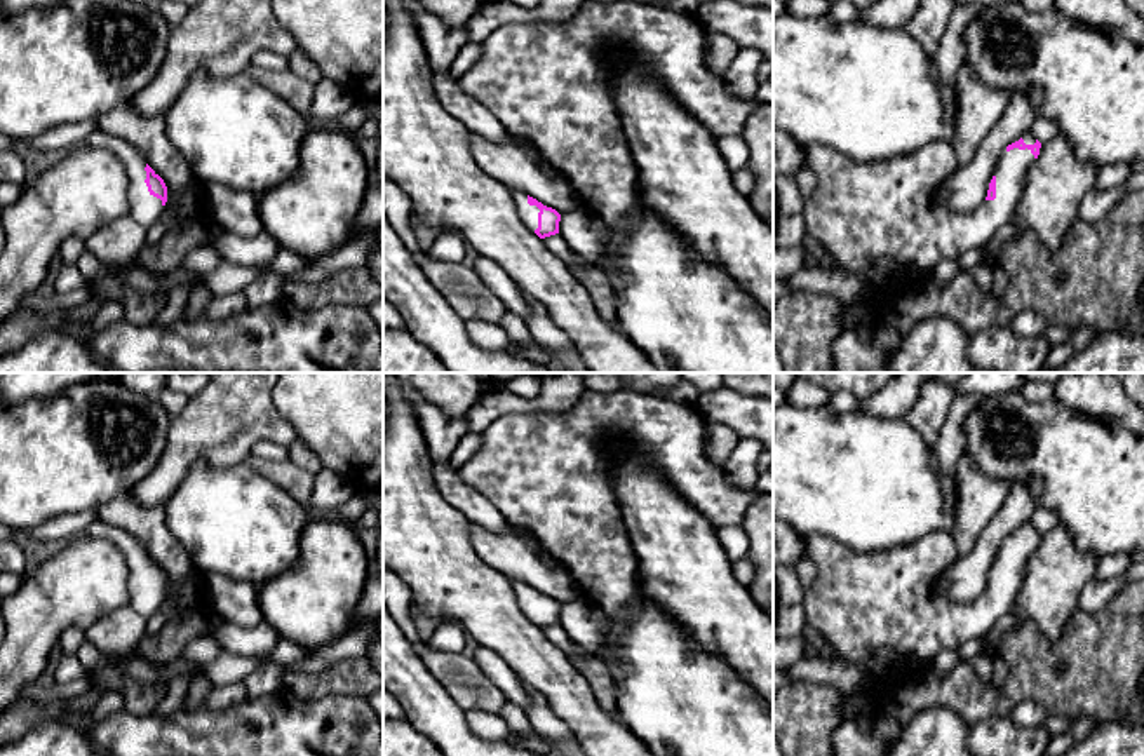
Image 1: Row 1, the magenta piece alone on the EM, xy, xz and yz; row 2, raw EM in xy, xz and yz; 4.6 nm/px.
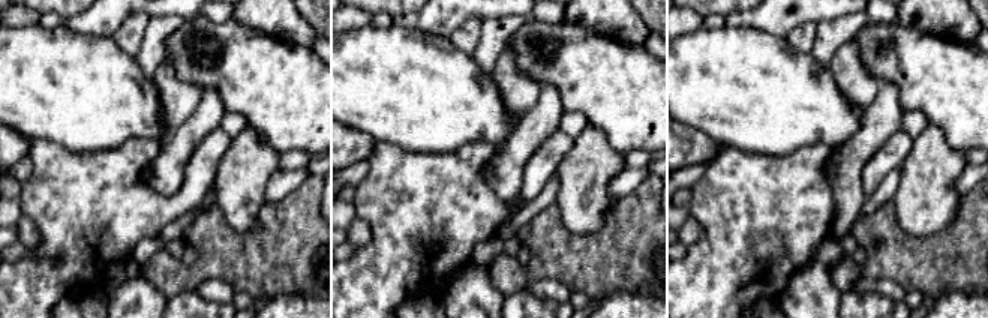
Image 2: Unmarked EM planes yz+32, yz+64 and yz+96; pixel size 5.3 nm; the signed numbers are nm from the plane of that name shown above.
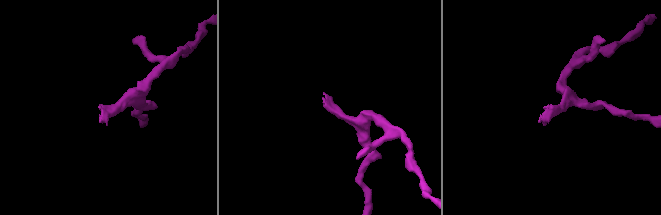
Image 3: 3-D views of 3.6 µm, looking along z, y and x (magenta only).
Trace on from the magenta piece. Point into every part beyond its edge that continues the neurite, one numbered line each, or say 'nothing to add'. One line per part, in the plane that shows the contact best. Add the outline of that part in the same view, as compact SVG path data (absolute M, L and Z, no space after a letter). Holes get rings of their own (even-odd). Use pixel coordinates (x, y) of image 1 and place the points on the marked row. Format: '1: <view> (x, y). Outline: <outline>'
1: yz (880, 220). Outline: M933 141L914 153L872 162L857 162L824 145L806 145L806 167L818 183L811 197L803 200L801 213L808 235L827 249L831 267L864 279L857 303L871 307L874 322L914 279L932 277L942 261L956 261L963 253L984 247L999 226L1015 219L1024 176L1033 162L1034 155L1027 148L1005 150L994 169L996 199L984 200L975 211L958 213L935 199L956 171L951 143Z

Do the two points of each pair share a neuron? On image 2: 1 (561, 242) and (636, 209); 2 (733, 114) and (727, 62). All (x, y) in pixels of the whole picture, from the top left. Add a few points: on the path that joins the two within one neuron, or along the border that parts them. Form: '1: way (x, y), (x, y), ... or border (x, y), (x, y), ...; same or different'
1: way (579, 243), (601, 243), (618, 227); same
2: way (733, 101), (733, 86), (727, 75); same

